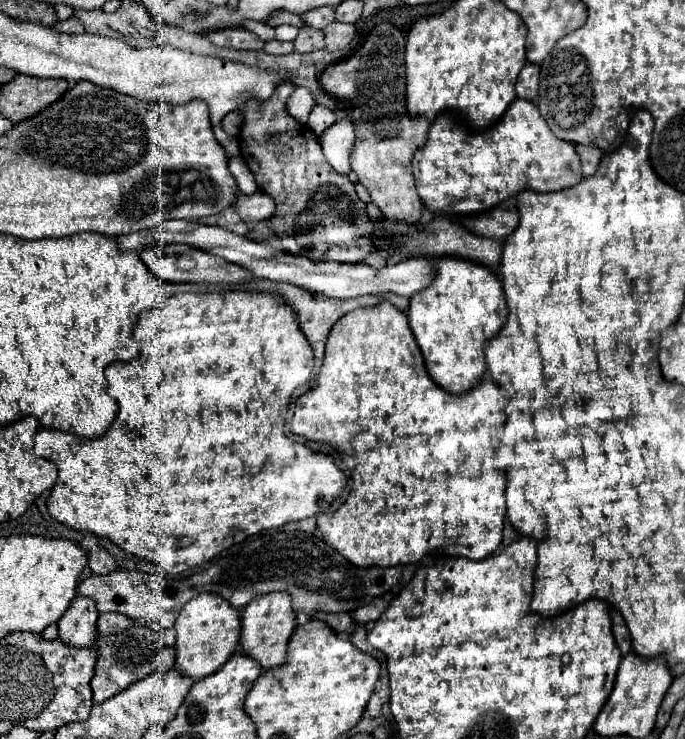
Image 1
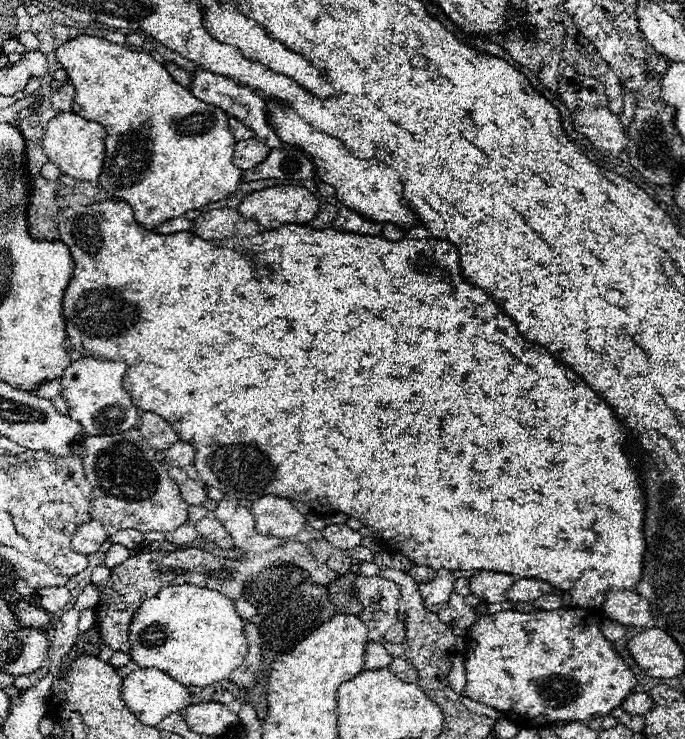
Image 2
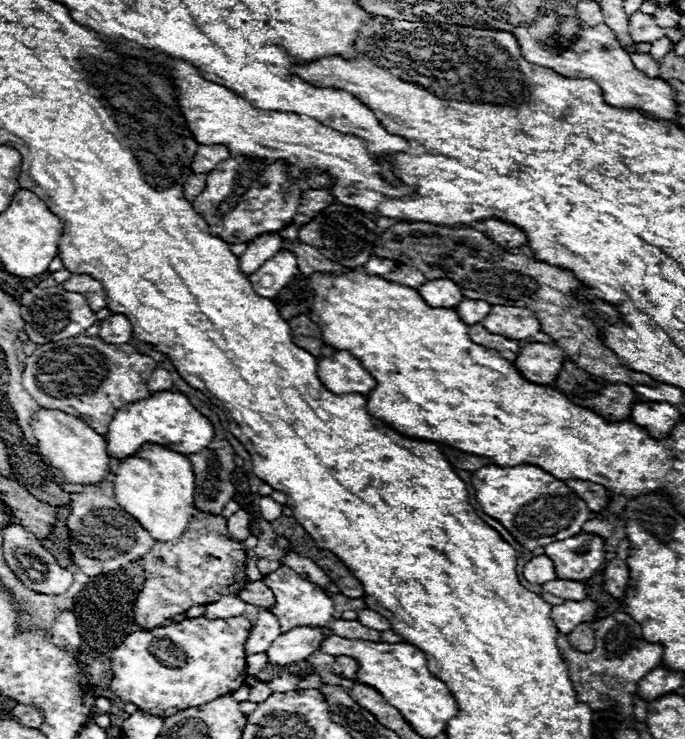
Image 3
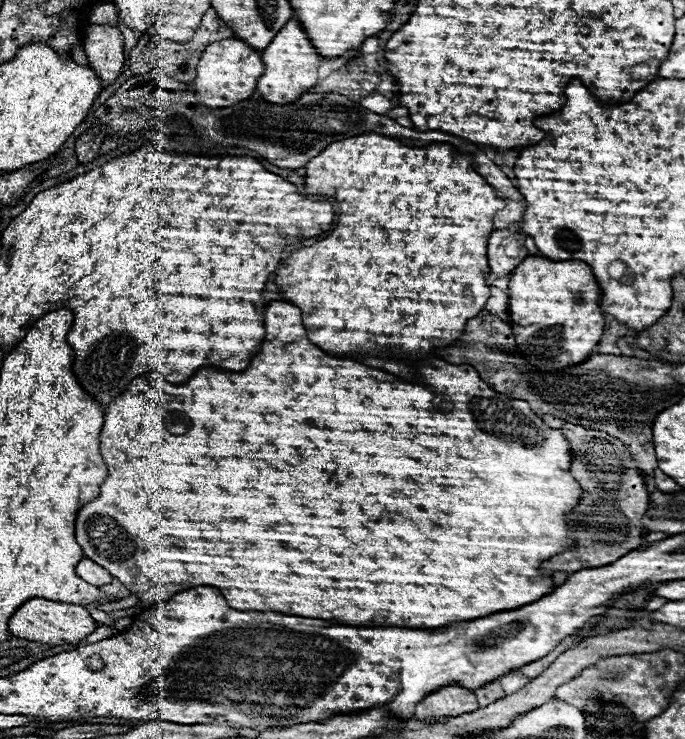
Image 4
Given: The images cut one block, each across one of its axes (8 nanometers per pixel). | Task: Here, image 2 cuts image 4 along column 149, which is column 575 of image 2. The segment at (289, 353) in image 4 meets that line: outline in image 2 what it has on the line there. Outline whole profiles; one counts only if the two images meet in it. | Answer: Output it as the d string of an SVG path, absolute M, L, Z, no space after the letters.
M102 200L102 202L92 202L92 204L78 204L72 202L68 204L62 212L56 216L58 224L58 240L70 248L70 256L74 260L74 272L72 278L64 290L62 298L62 316L66 324L66 334L68 340L72 342L74 350L82 352L84 356L94 356L102 360L120 360L128 364L126 376L122 380L122 388L130 392L130 398L134 404L144 410L144 412L158 412L172 428L178 432L178 438L192 448L196 448L196 470L198 476L204 484L218 488L220 492L226 494L226 498L232 500L258 500L262 494L270 494L281 498L289 498L294 501L300 501L310 506L317 514L324 515L333 512L342 512L349 517L360 520L364 526L374 528L384 542L396 550L408 556L416 566L428 566L437 571L438 568L450 568L452 571L465 570L494 570L518 578L538 578L544 580L552 586L558 586L572 596L572 603L580 608L598 608L604 602L604 590L608 588L626 588L632 590L636 582L640 580L640 560L644 552L644 540L642 540L642 523L644 520L645 495L643 489L643 479L638 473L636 464L639 463L635 454L622 452L623 446L628 439L628 430L614 418L612 408L590 388L584 384L584 380L574 374L568 366L558 362L544 346L538 346L534 342L524 340L516 324L502 314L498 304L484 292L484 290L474 290L470 284L464 284L460 268L458 268L458 252L456 248L446 242L446 240L415 240L404 238L396 242L388 242L382 238L372 238L372 236L360 236L360 234L350 234L350 232L336 232L334 228L316 232L310 226L298 226L298 224L284 224L276 230L262 230L254 236L240 238L232 236L228 240L202 240L192 232L176 232L176 234L156 234L152 230L144 230L140 224L134 220L134 212L126 202L120 200Z

